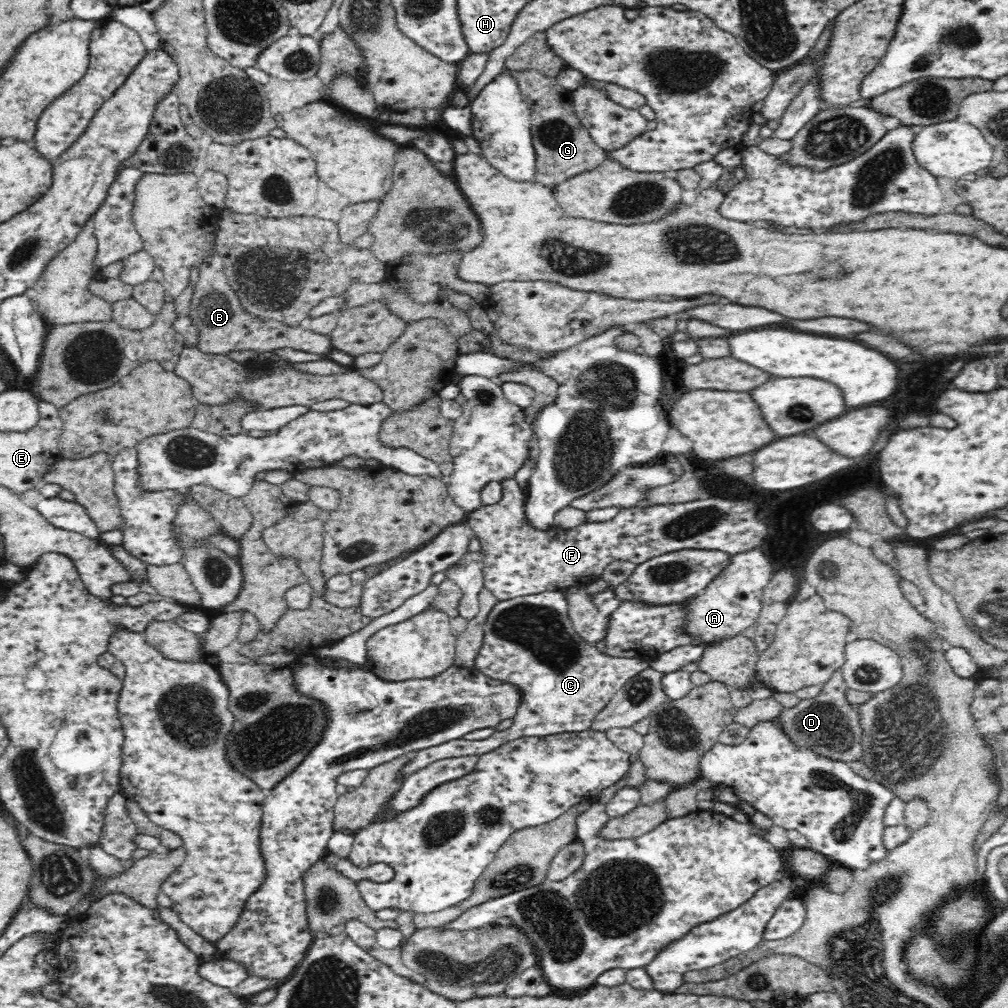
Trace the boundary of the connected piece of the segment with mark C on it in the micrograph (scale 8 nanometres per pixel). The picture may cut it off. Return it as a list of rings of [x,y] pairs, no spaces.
[[[561,590],[546,591],[516,599],[498,601],[490,611],[483,626],[484,640],[475,658],[475,668],[482,674],[502,682],[515,684],[523,694],[517,714],[512,719],[509,730],[495,732],[485,740],[465,740],[460,738],[445,744],[431,747],[413,754],[412,762],[402,769],[406,779],[416,770],[428,764],[451,757],[478,756],[492,752],[501,744],[524,737],[541,737],[566,732],[576,733],[591,730],[596,716],[608,704],[608,701],[620,691],[633,676],[646,670],[649,663],[632,658],[616,658],[602,654],[594,644],[586,642],[574,629],[569,617],[568,603]]]

